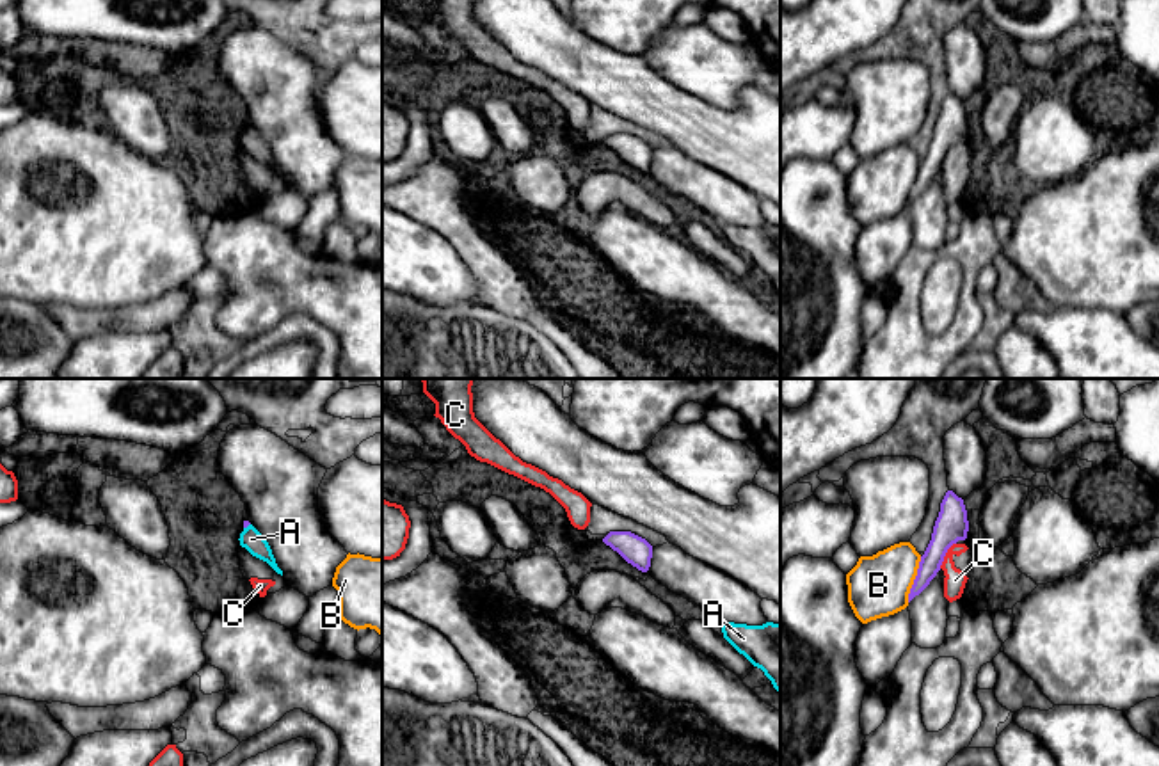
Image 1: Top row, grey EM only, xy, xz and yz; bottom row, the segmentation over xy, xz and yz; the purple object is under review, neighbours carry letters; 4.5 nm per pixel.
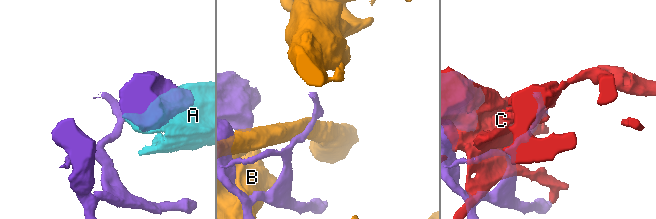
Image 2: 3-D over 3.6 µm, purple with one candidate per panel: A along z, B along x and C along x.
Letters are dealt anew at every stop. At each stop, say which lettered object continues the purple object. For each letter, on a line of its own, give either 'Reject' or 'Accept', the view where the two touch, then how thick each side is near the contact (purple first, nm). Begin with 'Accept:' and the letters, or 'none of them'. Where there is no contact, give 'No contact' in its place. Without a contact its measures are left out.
Accept: none of them
A: Reject. Touches purple in xy. Thickness 30 nm (purple) against 100 nm
B: Reject. Touches purple in yz. Thickness 110 nm (purple) against 280 nm
C: Reject. Touches purple in yz. Thickness 150 nm (purple) against 100 nm

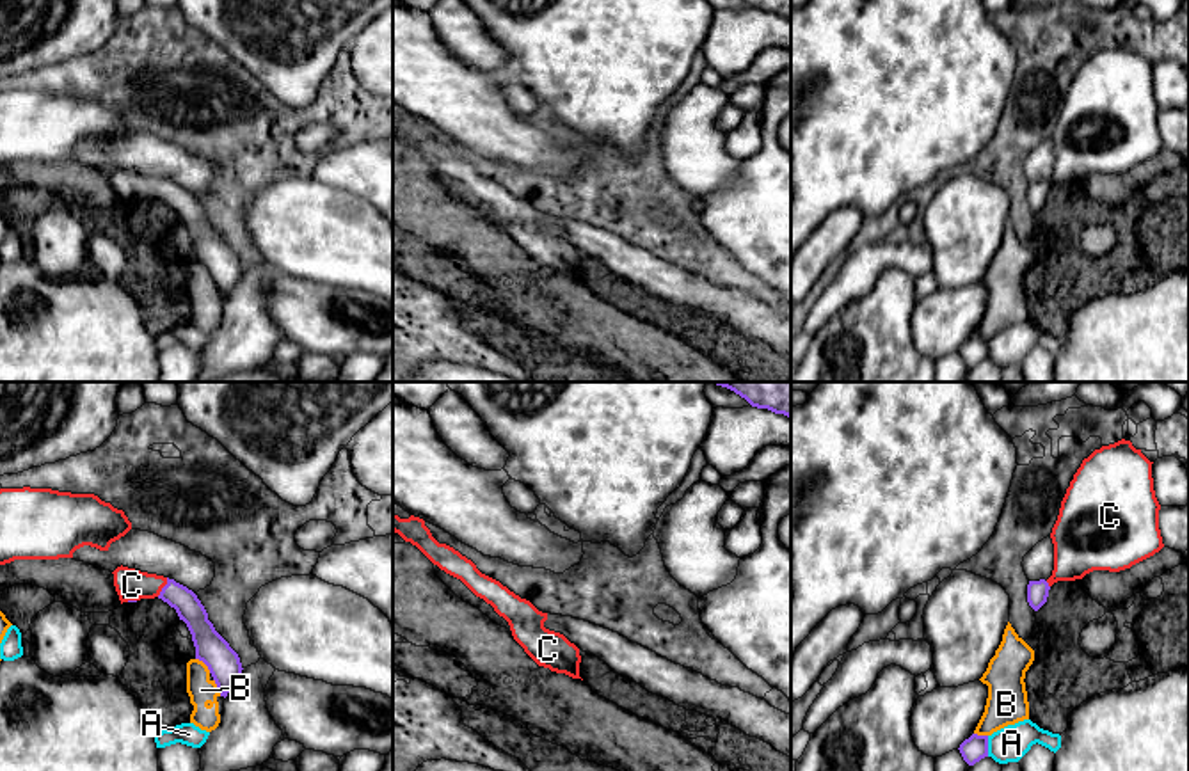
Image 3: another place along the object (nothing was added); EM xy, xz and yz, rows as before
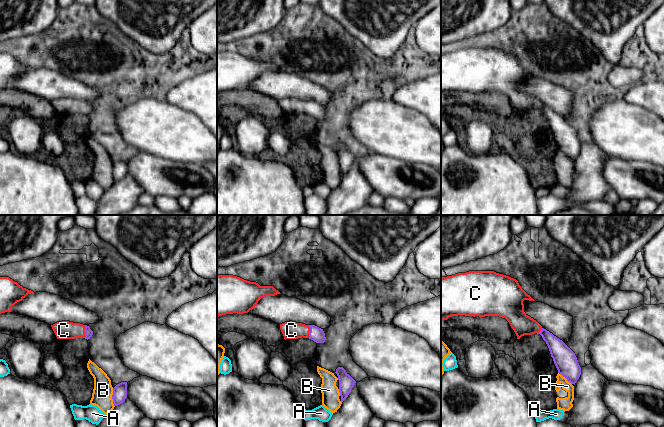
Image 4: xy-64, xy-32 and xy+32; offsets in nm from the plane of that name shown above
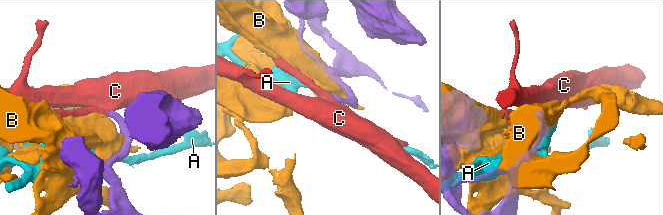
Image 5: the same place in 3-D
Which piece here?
Accept: C
A: Reject. Touches purple in yz. Thickness 120 nm (purple) against 160 nm
B: Reject. Touches purple in xy. Thickness 150 nm (purple) against 120 nm
C: Accept. Touches purple in xy. Thickness 120 nm (purple) against 140 nm

